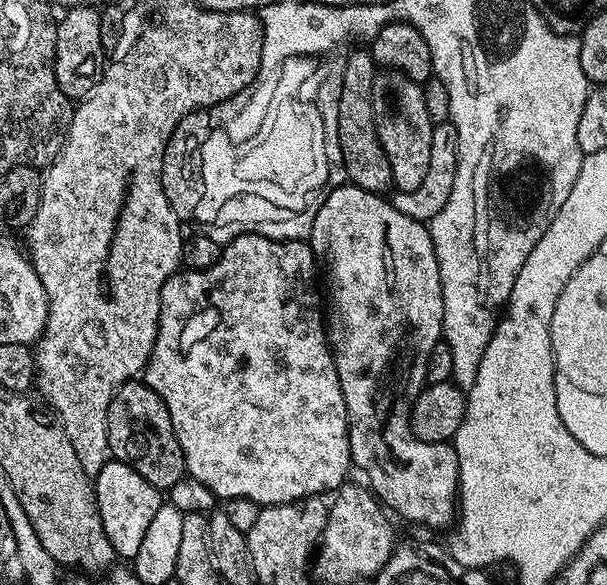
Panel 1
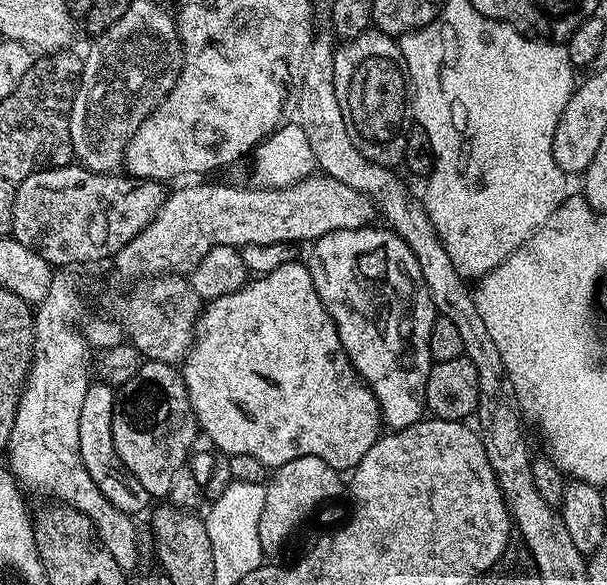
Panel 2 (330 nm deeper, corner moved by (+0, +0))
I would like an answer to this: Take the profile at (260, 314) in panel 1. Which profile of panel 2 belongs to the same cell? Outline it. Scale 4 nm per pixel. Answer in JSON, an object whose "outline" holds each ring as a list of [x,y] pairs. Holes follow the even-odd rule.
{"outline":[[[297,262],[278,266],[264,275],[257,275],[249,279],[244,287],[238,289],[234,294],[226,294],[217,300],[207,301],[203,305],[203,311],[196,321],[195,340],[189,349],[187,356],[182,361],[182,375],[184,385],[188,391],[188,397],[192,403],[192,412],[196,415],[196,422],[201,433],[208,435],[208,440],[214,447],[220,448],[221,453],[228,456],[238,454],[250,454],[250,458],[258,458],[270,470],[282,467],[286,462],[294,462],[294,458],[322,458],[330,466],[337,470],[355,470],[358,462],[366,458],[366,450],[374,446],[374,442],[382,435],[382,421],[380,418],[380,407],[374,398],[374,394],[368,389],[364,379],[356,373],[356,367],[350,362],[342,342],[338,338],[338,330],[318,296],[318,290],[312,281],[312,275],[307,263]]]}

